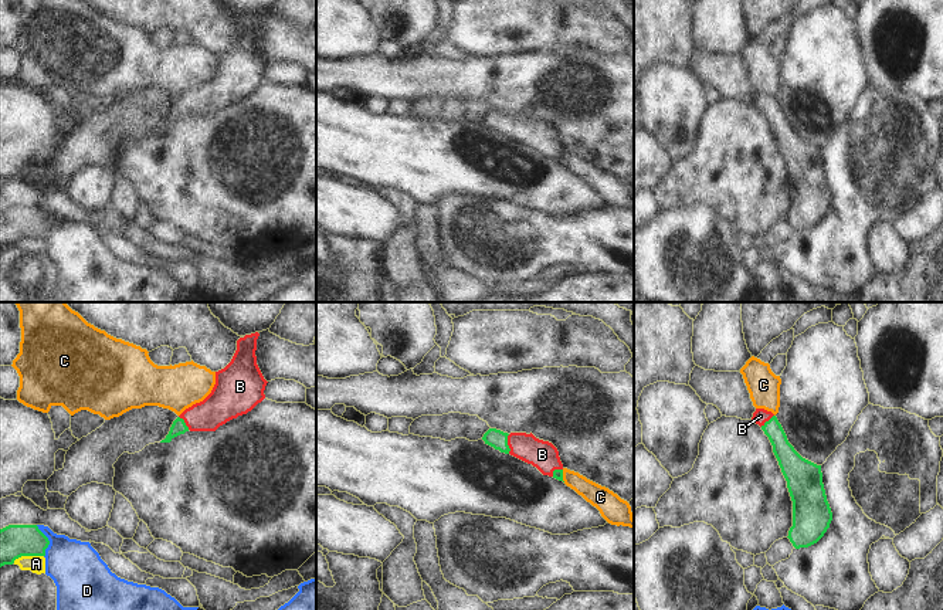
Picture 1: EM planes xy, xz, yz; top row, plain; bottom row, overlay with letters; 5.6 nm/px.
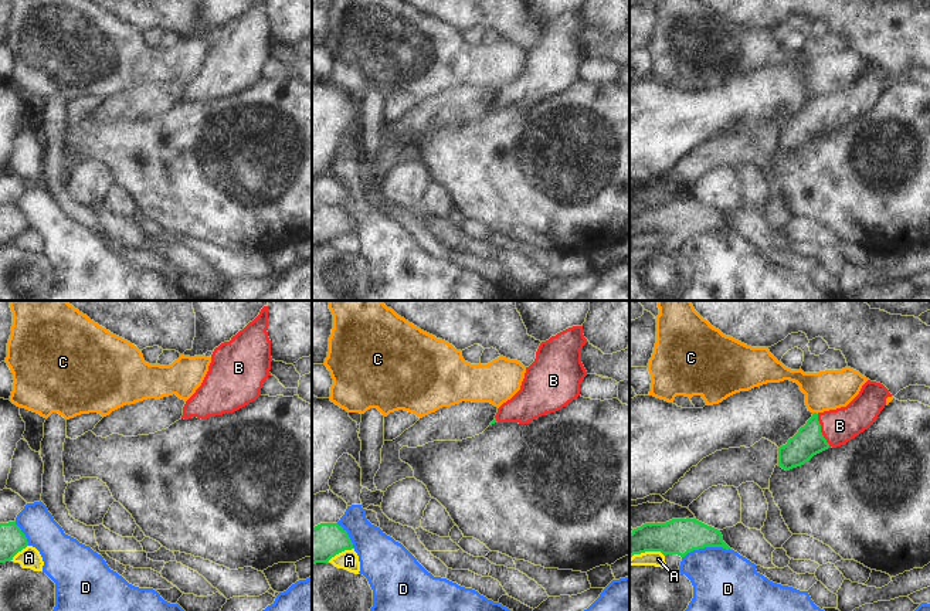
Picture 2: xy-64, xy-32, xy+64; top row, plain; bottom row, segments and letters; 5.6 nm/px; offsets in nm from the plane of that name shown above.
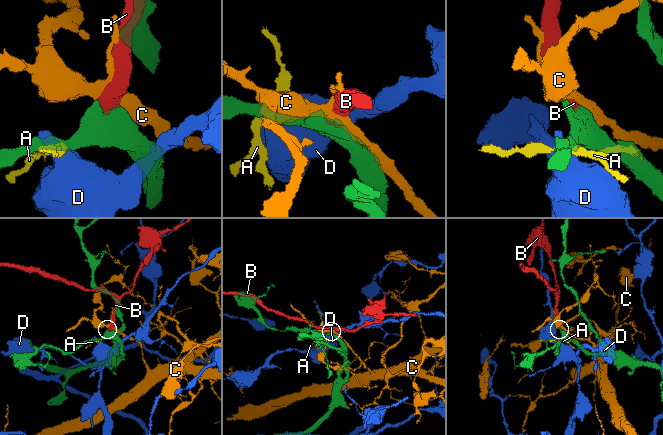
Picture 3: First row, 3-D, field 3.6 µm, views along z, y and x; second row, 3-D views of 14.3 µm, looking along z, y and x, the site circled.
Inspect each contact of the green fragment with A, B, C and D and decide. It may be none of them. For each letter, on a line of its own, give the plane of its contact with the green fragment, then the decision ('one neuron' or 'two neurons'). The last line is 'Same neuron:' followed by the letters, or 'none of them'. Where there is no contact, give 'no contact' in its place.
A: xy | two neurons
B: xz | one neuron
C: xz | two neurons
D: xy | two neurons
Same neuron: B

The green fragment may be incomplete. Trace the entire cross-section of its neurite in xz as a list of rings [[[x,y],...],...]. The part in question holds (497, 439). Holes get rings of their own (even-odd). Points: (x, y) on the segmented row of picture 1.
[[[489,428],[482,440],[501,453],[532,464],[543,475],[563,481],[563,464],[557,448],[552,443],[539,440],[532,433],[508,434],[496,428]]]

